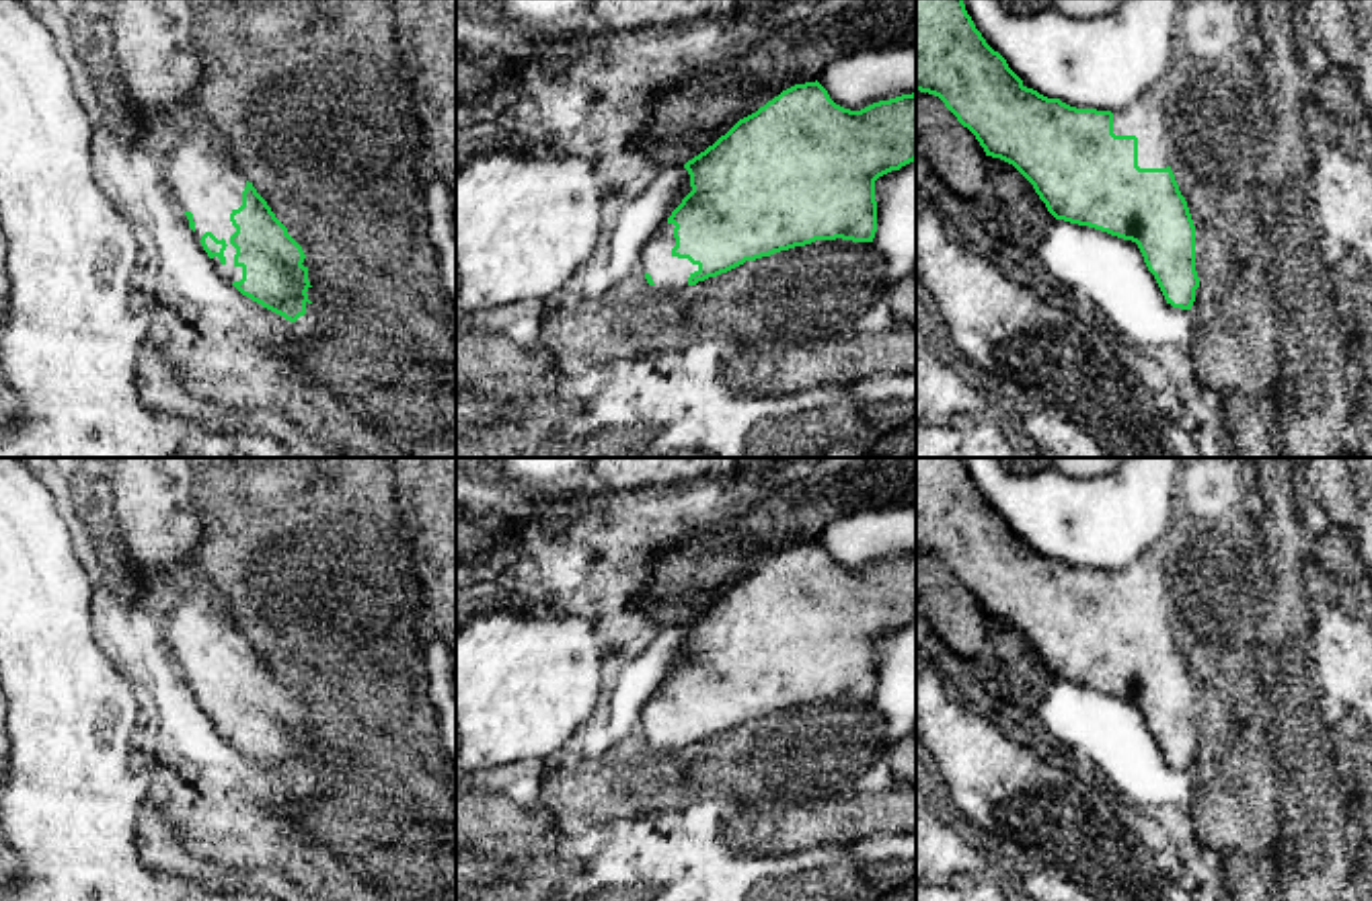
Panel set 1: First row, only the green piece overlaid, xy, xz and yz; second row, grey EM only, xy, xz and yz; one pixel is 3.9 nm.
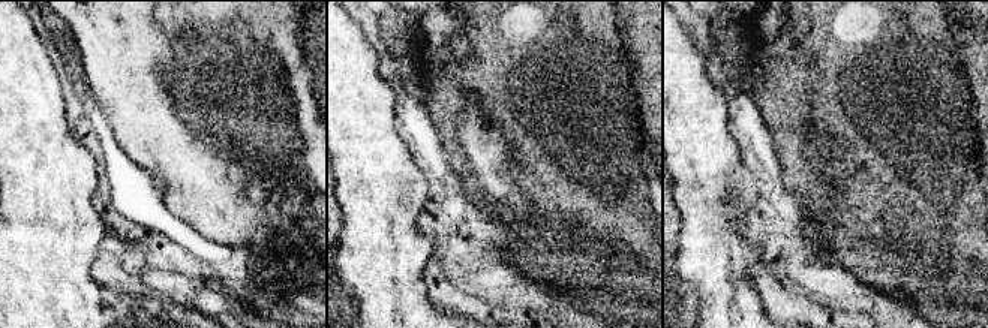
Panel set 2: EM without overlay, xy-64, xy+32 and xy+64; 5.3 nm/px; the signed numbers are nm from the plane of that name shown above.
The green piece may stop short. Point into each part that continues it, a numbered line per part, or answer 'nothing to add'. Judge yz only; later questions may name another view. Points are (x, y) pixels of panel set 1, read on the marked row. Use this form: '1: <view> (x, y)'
1: yz (1145, 118)

